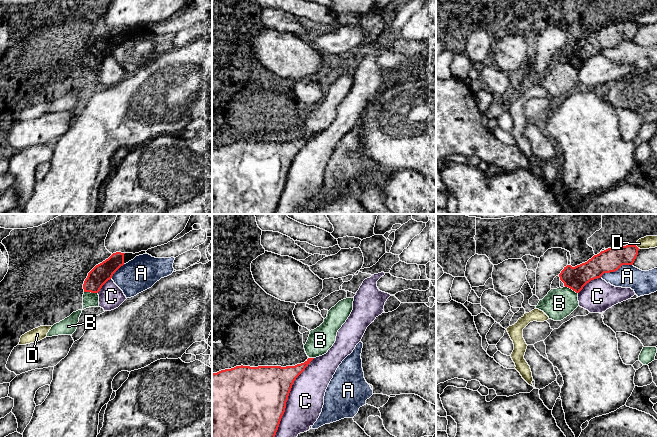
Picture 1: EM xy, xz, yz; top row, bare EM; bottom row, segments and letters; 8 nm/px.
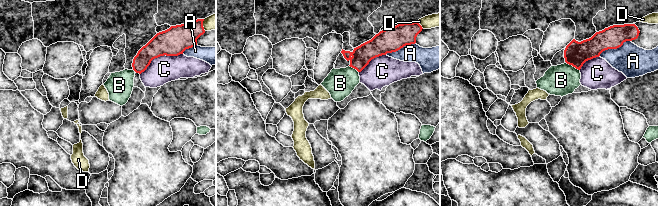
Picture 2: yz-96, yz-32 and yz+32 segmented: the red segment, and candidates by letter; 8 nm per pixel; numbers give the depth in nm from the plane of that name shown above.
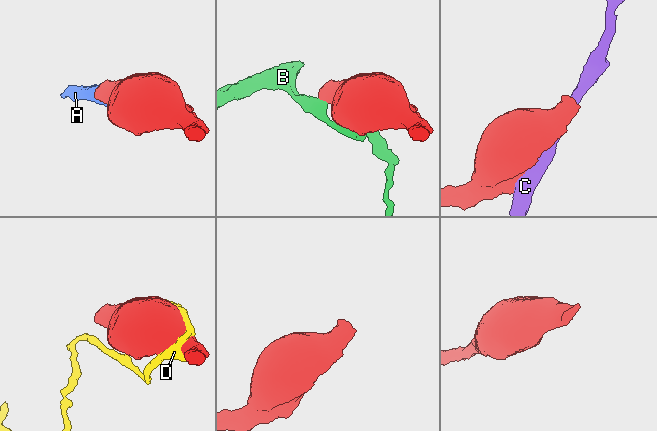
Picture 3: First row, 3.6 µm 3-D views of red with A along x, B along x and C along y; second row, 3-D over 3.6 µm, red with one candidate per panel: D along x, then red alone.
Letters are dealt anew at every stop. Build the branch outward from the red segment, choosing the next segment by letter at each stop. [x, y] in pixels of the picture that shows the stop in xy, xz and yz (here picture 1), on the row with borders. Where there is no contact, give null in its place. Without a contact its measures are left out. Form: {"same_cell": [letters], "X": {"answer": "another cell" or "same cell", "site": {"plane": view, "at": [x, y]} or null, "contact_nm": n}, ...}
{"same_cell": [], "A": {"answer": "another cell", "site": {"plane": "yz", "at": [616, 270]}, "contact_nm": 280}, "B": {"answer": "another cell", "site": {"plane": "xy", "at": [91, 292]}, "contact_nm": 110}, "C": {"answer": "another cell", "site": {"plane": "xz", "at": [287, 398]}, "contact_nm": 700}, "D": {"answer": "another cell", "site": {"plane": "yz", "at": [636, 246]}, "contact_nm": 50}}

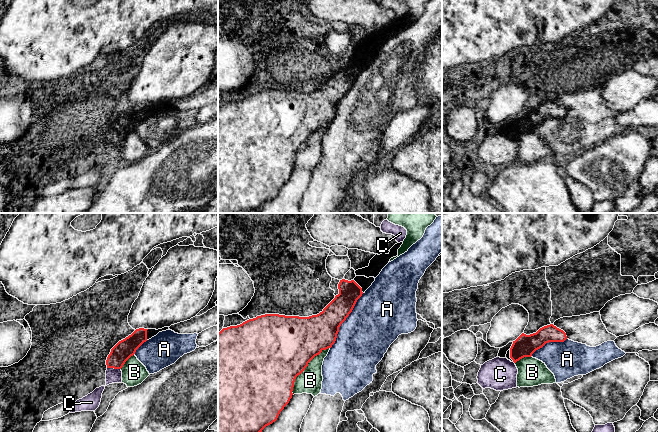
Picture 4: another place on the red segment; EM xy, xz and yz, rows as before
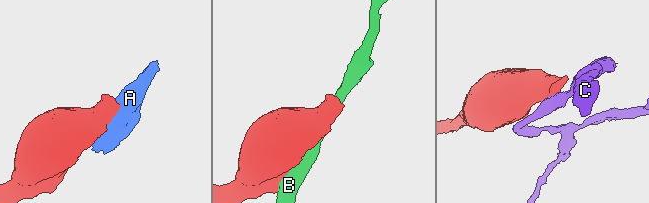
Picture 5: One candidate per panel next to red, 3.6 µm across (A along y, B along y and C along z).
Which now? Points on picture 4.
{"same_cell": [], "A": {"answer": "another cell", "site": {"plane": "xz", "at": [344, 320]}, "contact_nm": 500}, "B": {"answer": "another cell", "site": {"plane": "xz", "at": [305, 367]}, "contact_nm": 480}, "C": {"answer": "another cell", "site": {"plane": "xy", "at": [114, 368]}, "contact_nm": 110}}

